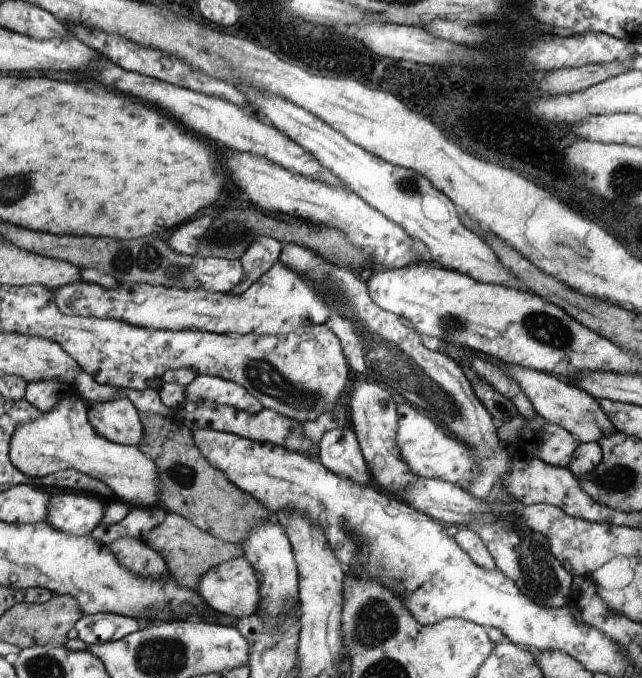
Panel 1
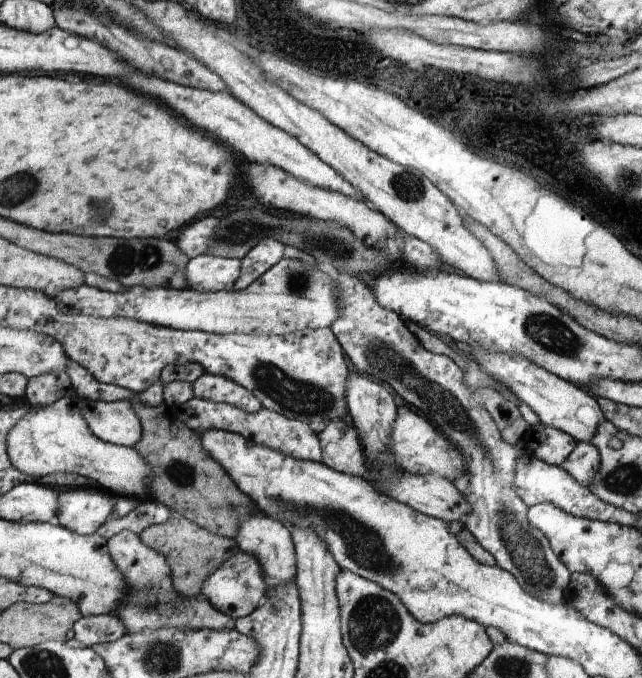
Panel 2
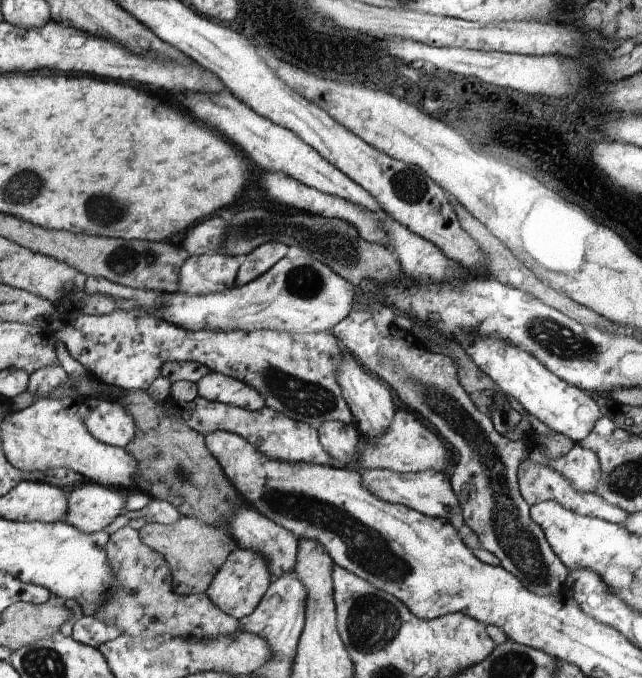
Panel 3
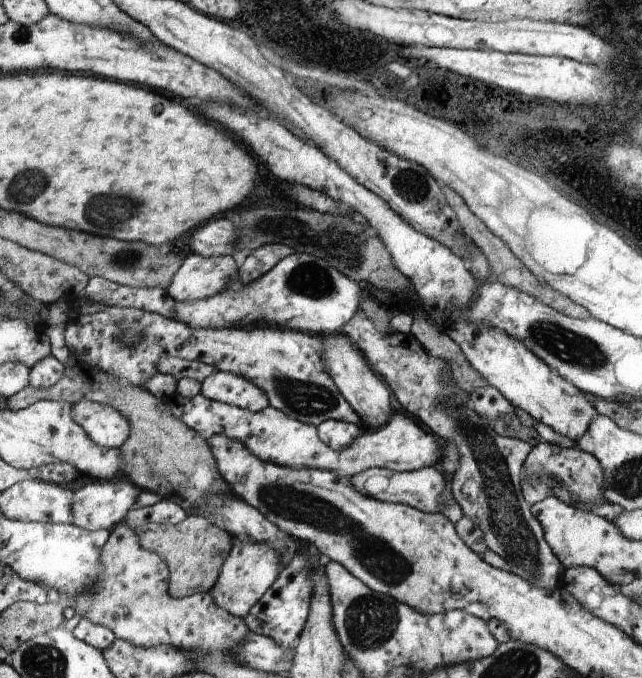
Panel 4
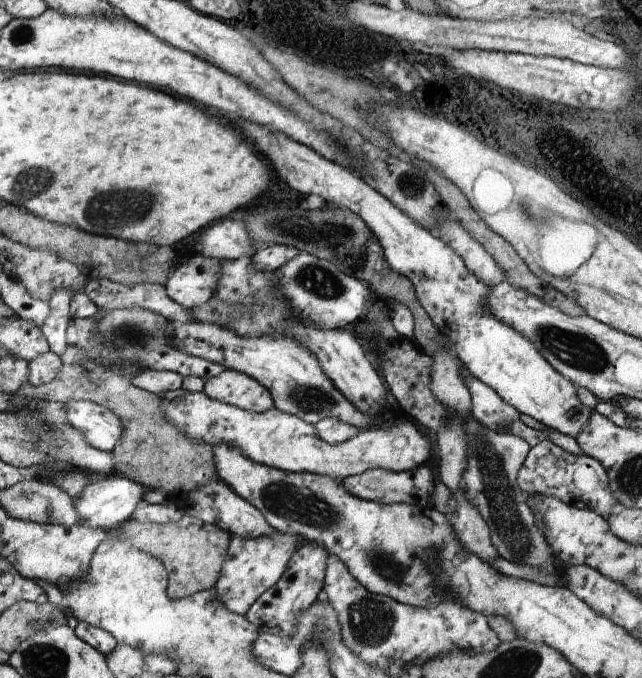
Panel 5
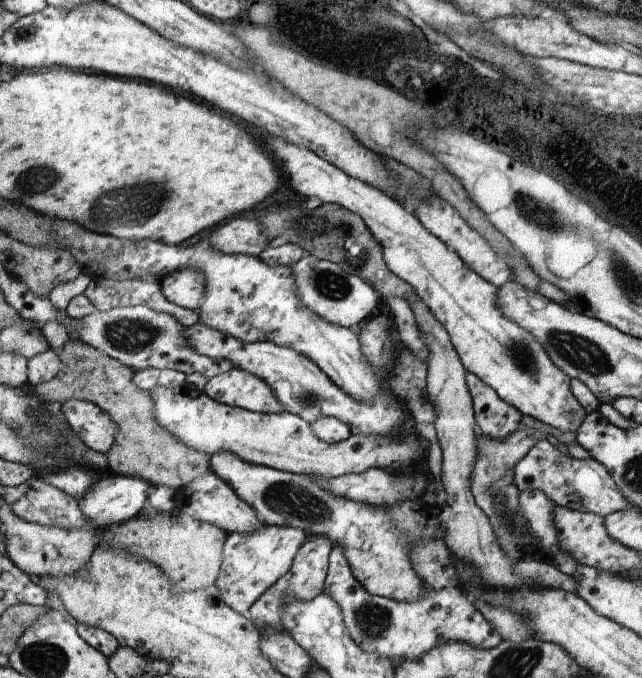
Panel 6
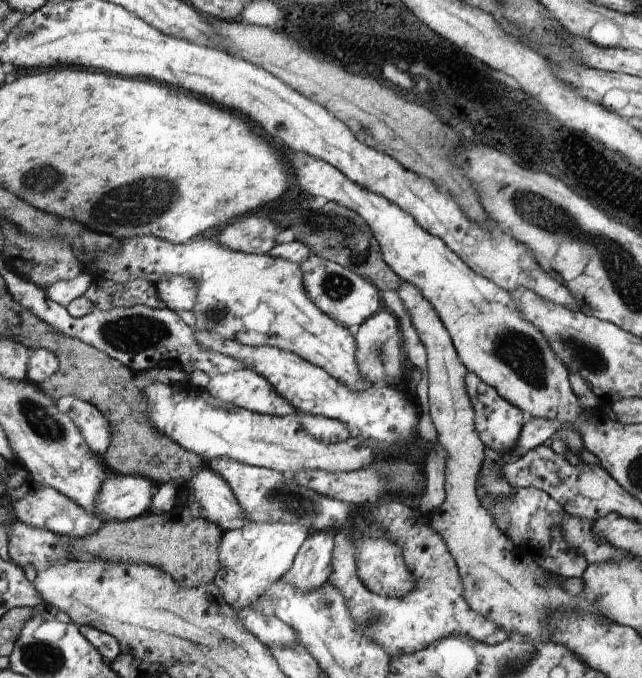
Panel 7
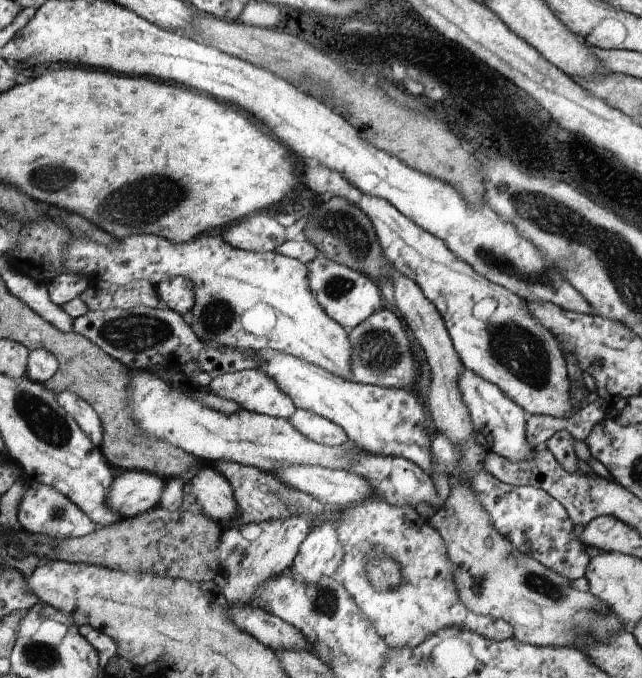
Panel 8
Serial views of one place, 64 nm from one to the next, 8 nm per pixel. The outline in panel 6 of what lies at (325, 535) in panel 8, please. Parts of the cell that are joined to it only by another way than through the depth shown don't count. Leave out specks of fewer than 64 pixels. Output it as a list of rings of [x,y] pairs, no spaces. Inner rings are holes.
[[[312,536],[307,542],[300,546],[296,556],[292,558],[292,566],[285,572],[284,576],[265,590],[256,602],[253,602],[245,616],[254,624],[258,625],[258,630],[279,629],[281,626],[281,606],[289,600],[297,600],[297,602],[307,602],[313,600],[317,594],[322,591],[325,576],[328,568],[328,558],[332,551],[331,542],[323,536]]]

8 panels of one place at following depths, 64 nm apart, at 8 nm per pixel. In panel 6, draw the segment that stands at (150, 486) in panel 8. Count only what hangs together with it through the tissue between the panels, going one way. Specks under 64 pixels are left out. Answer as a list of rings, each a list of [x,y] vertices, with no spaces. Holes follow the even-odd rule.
[[[110,474],[89,486],[89,490],[79,501],[81,512],[95,528],[104,529],[112,524],[122,523],[140,515],[147,503],[150,484],[144,479]]]

